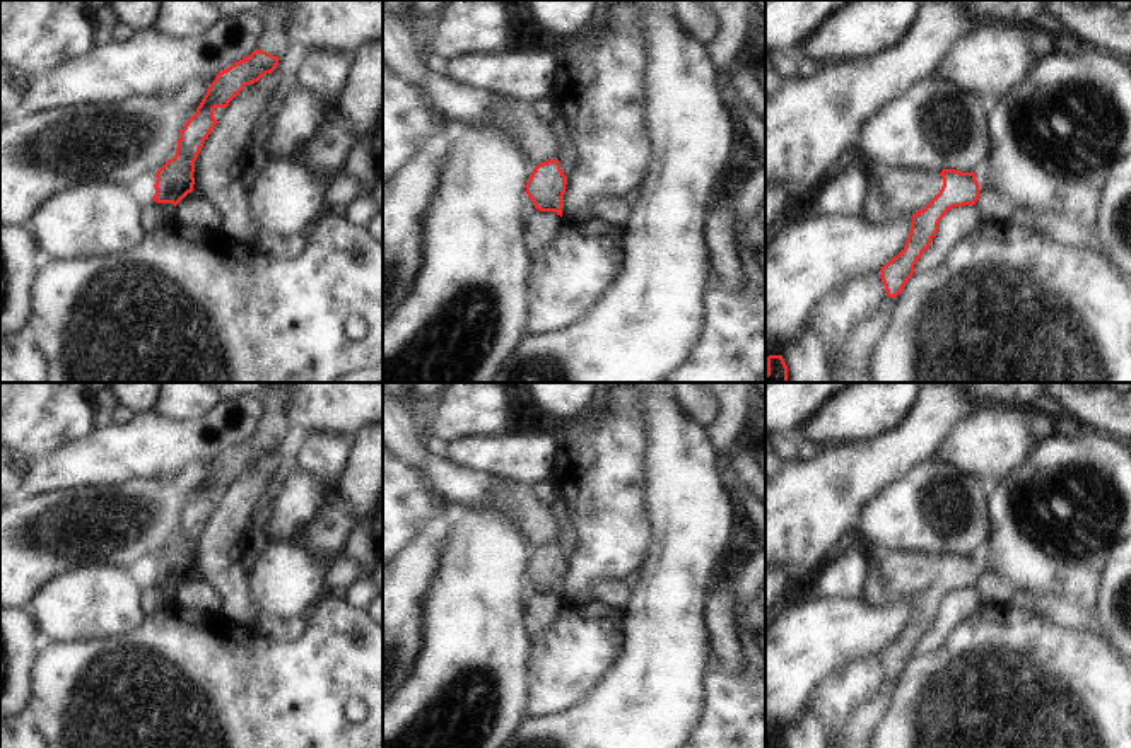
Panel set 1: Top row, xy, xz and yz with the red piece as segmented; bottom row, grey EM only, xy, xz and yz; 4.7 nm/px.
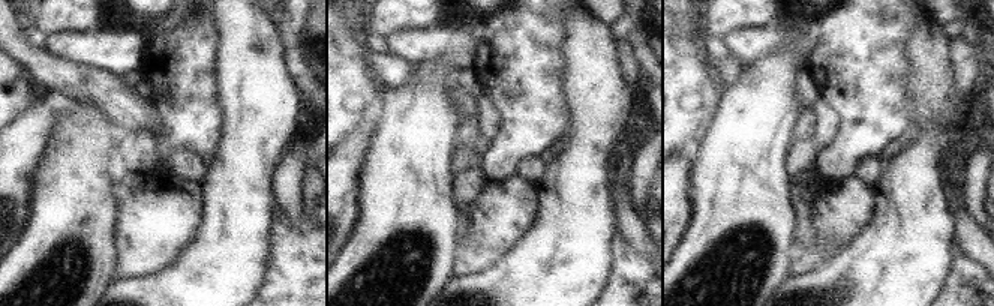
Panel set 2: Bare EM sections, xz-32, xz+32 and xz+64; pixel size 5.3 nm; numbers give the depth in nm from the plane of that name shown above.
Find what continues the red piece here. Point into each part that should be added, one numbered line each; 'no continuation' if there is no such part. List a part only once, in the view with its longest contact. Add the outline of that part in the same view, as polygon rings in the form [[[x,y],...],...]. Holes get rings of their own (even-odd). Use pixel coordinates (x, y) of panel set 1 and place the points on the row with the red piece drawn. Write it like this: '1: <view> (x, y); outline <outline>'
no continuation

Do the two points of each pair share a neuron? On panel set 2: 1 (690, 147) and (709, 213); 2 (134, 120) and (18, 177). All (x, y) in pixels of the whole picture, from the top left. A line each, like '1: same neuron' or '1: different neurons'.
1: different neurons
2: different neurons

